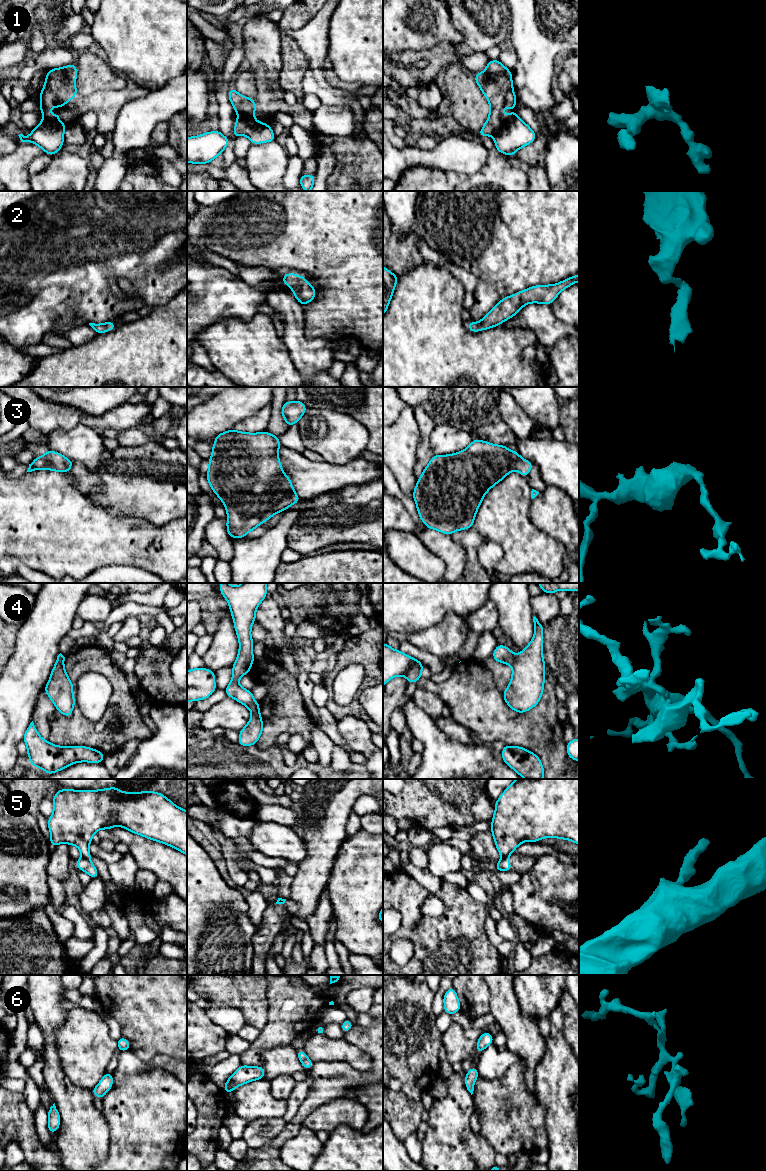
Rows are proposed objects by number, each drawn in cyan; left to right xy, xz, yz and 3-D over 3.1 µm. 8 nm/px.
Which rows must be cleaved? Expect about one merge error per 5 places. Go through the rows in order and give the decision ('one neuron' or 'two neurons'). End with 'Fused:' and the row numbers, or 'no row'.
1: two neurons
2: one neuron
3: one neuron
4: two neurons
5: two neurons
6: one neuron
Fused: 1, 4, 5

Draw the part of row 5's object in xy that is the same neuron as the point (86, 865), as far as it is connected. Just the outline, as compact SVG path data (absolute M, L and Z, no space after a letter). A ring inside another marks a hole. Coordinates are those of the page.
M78 859L75 864L79 870L85 871L92 879L99 876L98 870L89 859Z

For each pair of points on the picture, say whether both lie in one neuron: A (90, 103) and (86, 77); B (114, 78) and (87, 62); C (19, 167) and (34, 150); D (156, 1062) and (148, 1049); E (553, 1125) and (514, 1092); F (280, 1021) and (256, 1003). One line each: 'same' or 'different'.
A: different
B: same
C: same
D: different
E: different
F: different

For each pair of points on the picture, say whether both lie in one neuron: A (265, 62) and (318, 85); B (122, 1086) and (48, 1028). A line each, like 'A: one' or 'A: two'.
A: two
B: two

